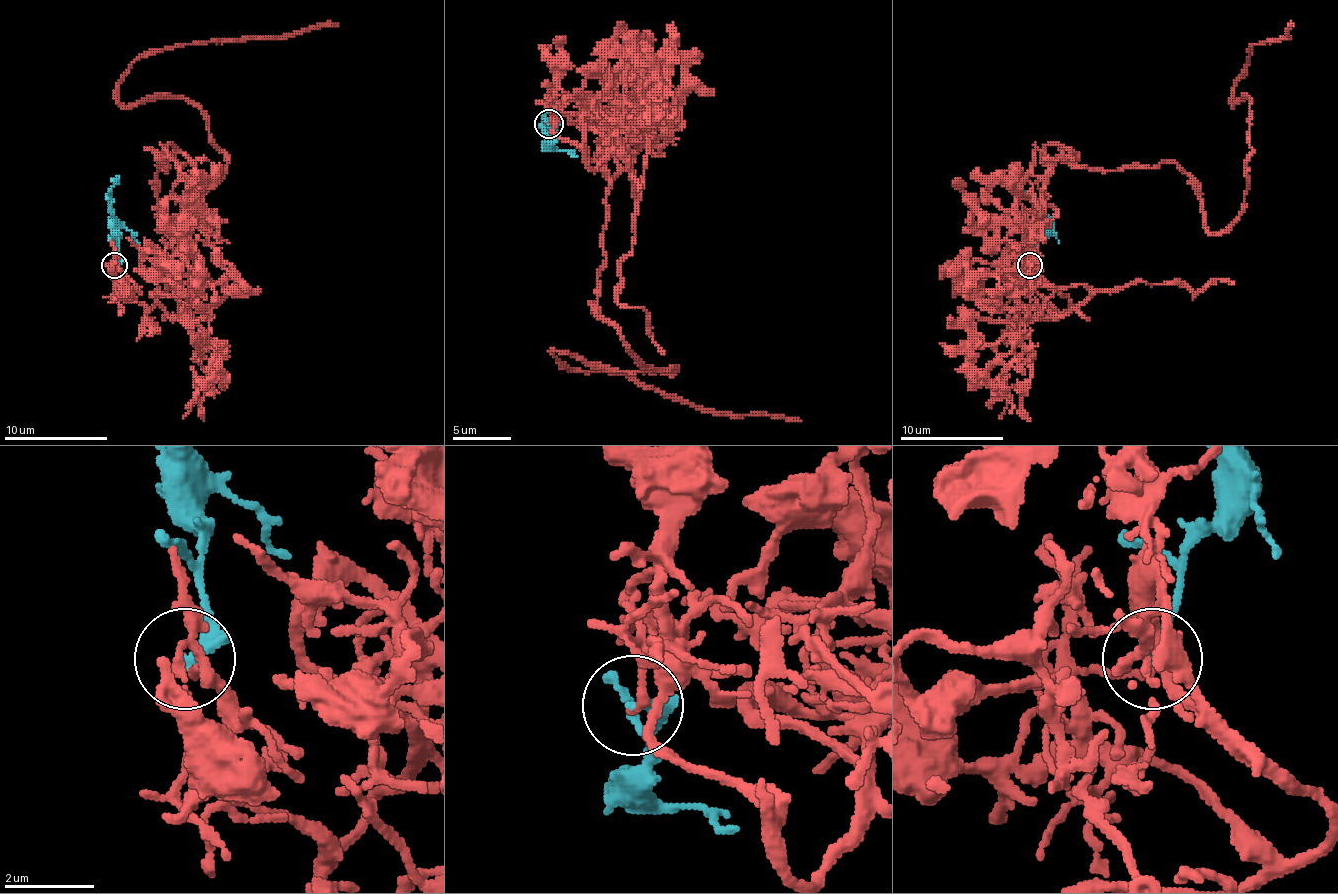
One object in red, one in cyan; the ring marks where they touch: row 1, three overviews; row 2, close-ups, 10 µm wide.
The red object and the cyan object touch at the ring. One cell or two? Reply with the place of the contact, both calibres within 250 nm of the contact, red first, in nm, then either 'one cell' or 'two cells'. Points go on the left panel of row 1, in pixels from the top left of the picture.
at (114, 265); 180 nm thick on the red side, 260 nm on the other; two cells

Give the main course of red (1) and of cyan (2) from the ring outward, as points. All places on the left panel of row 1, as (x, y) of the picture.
1: (113, 266), (147, 312), (196, 217), (157, 163), (178, 232), (227, 155), (126, 70), (338, 23)
2: (113, 266), (119, 240), (108, 189), (119, 176)

